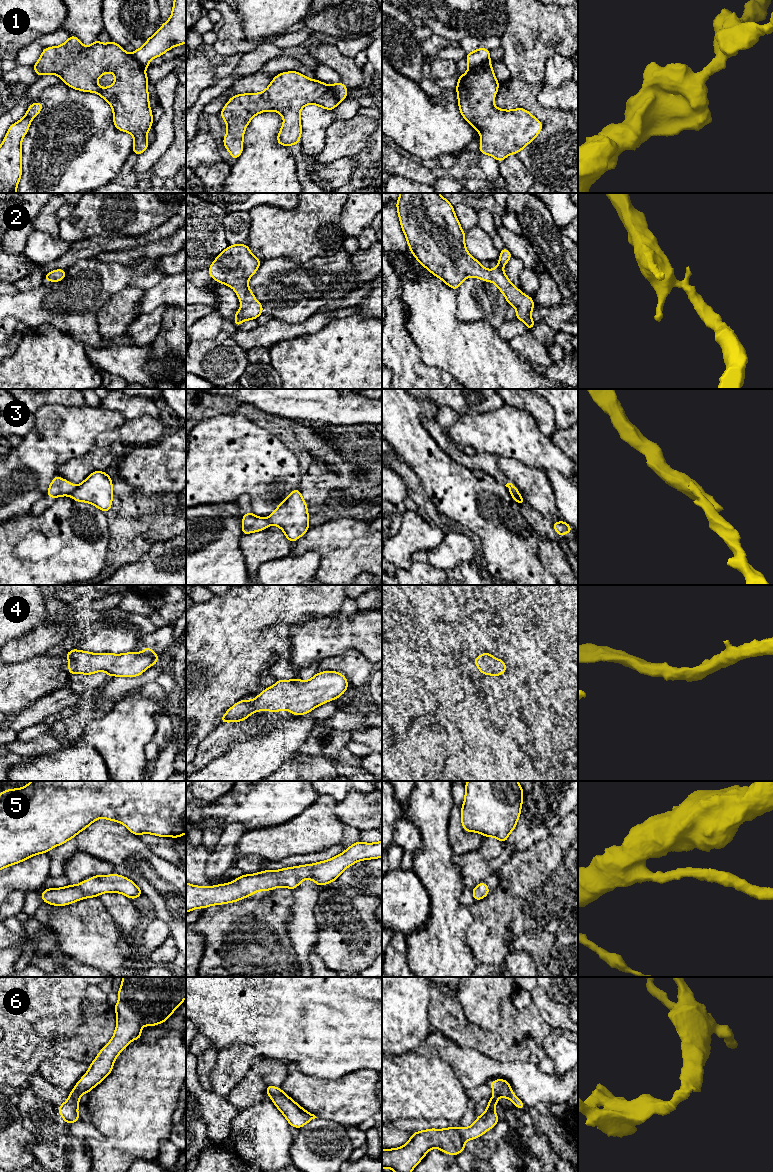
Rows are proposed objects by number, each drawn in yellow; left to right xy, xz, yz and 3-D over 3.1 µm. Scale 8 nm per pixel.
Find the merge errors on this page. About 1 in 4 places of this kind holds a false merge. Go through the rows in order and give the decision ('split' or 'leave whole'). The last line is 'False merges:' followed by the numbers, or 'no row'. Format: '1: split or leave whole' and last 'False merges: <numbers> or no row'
1: split
2: leave whole
3: split
4: leave whole
5: leave whole
6: leave whole
False merges: 1, 3

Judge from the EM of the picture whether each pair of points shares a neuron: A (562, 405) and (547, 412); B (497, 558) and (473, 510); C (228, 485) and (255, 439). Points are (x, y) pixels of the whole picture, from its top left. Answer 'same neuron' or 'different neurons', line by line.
A: different neurons
B: same neuron
C: same neuron

